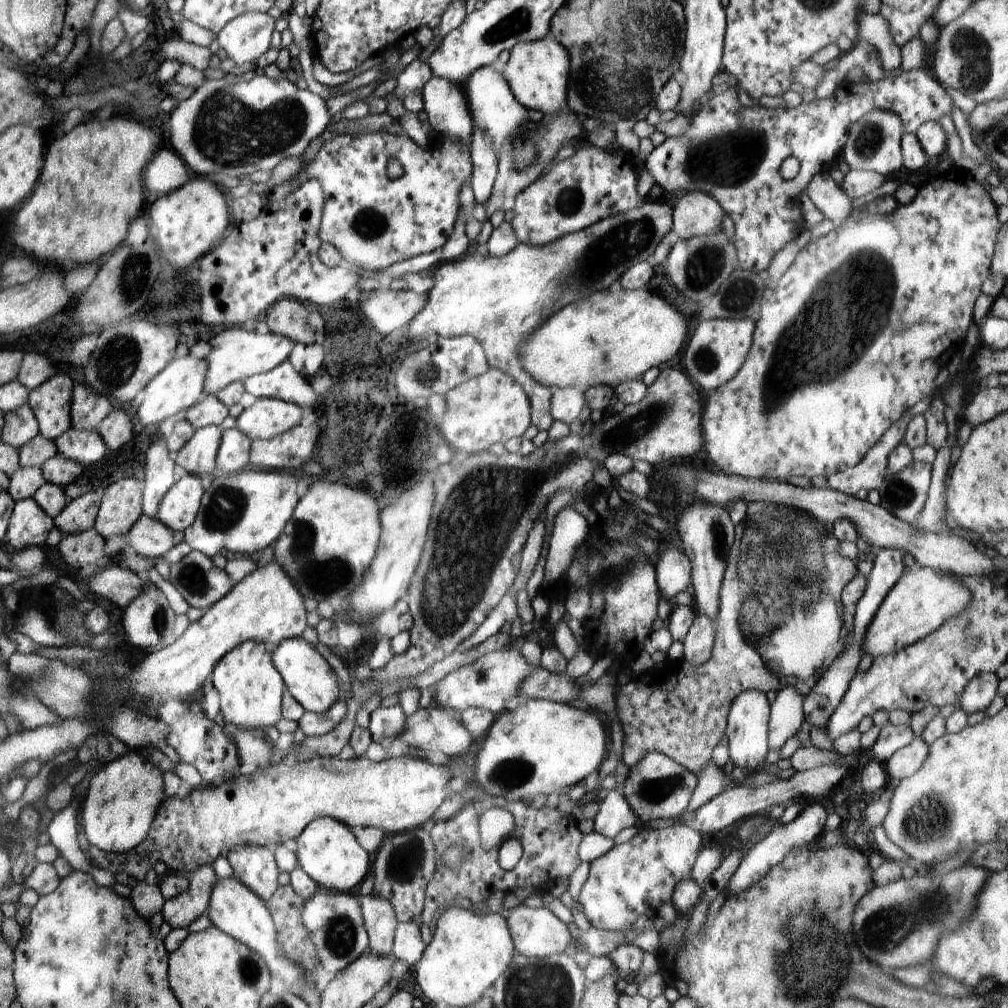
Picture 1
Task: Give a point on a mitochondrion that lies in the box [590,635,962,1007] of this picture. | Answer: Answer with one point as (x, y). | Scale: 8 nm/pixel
(817, 963)

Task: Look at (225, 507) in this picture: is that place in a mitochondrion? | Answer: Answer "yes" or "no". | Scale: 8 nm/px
yes

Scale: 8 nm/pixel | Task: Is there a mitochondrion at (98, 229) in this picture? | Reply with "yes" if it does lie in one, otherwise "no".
no

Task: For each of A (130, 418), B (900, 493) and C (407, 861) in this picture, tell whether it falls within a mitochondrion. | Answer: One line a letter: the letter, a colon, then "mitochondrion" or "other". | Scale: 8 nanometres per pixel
A: other
B: mitochondrion
C: mitochondrion

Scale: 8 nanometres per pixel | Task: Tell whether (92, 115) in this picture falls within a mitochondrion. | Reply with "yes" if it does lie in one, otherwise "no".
no

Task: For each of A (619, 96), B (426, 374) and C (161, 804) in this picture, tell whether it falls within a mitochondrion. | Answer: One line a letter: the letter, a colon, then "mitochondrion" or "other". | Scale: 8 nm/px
A: mitochondrion
B: mitochondrion
C: other

